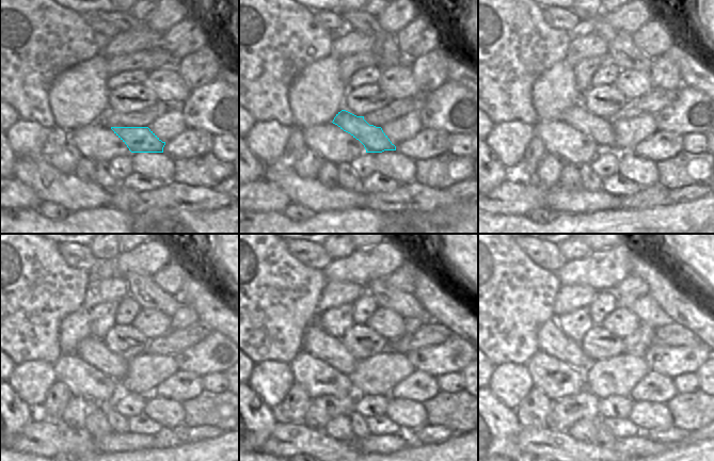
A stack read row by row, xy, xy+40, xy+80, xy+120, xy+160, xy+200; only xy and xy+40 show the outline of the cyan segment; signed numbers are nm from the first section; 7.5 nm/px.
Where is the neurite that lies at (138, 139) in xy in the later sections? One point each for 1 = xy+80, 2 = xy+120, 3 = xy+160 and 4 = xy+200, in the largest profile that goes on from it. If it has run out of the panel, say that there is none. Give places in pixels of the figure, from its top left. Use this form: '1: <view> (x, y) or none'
1: xy+80 (599, 129)
2: xy+120 (92, 350)
3: xy+160 (315, 339)
4: xy+200 (551, 339)

